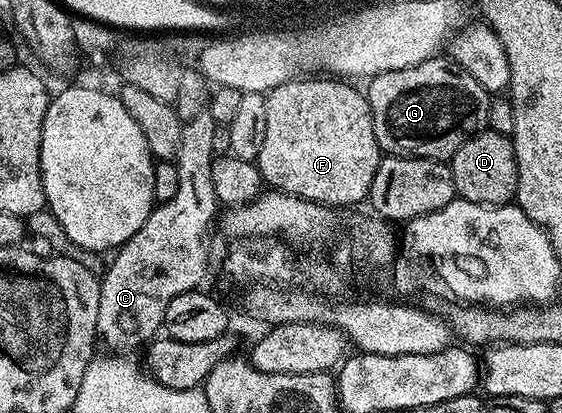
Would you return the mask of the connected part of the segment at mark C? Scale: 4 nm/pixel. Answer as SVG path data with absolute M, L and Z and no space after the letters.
M199 112L193 120L187 121L182 130L182 142L174 161L178 170L178 191L174 198L159 201L146 218L146 222L115 253L112 265L105 267L100 280L100 309L96 334L101 345L105 344L112 354L132 354L141 344L147 345L163 329L166 306L178 298L178 294L197 291L204 280L208 268L208 231L218 220L218 205L214 194L214 174L212 173L213 135L218 127L216 119L207 112Z

